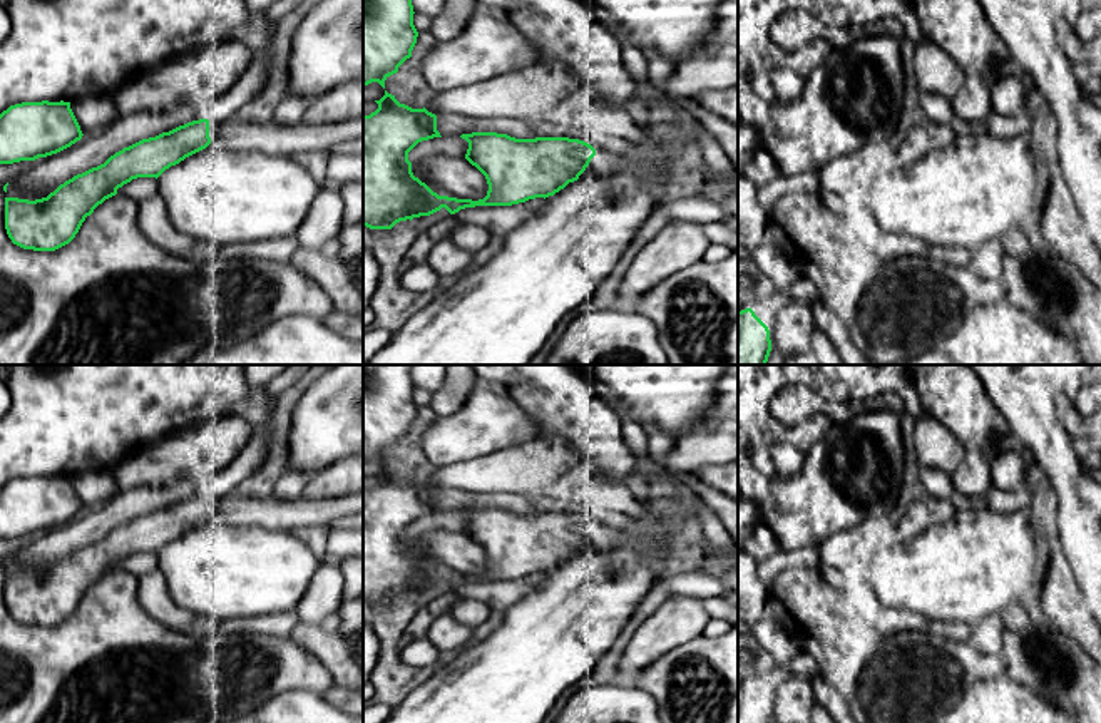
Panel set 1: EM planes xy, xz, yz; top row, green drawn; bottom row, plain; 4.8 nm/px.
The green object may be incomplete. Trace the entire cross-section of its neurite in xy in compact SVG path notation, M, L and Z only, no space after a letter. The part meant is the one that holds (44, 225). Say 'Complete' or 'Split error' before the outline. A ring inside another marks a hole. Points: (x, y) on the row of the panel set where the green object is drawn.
Split error. M363 115L345 122L330 124L279 124L274 120L264 124L248 124L236 117L228 122L213 124L199 119L179 126L156 137L142 139L110 156L104 164L60 184L47 197L28 201L5 197L5 229L13 244L33 251L55 251L69 244L79 233L82 223L105 199L117 194L117 189L137 177L159 177L171 166L206 149L209 144L228 151L258 151L269 156L294 157L305 152L326 151L336 144L363 137Z

